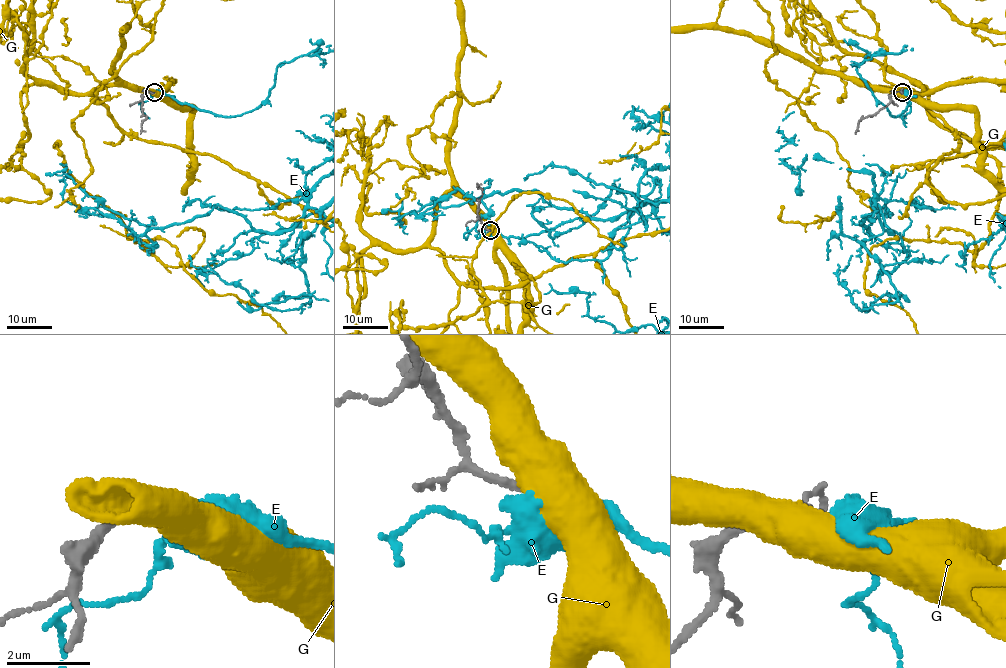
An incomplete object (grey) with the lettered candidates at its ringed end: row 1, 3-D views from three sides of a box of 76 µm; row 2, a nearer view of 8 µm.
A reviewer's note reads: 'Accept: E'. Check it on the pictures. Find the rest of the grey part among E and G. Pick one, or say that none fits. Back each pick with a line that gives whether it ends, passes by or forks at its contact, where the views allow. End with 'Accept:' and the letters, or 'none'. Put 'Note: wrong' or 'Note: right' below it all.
E: it ends
Accept: E
Note: right

